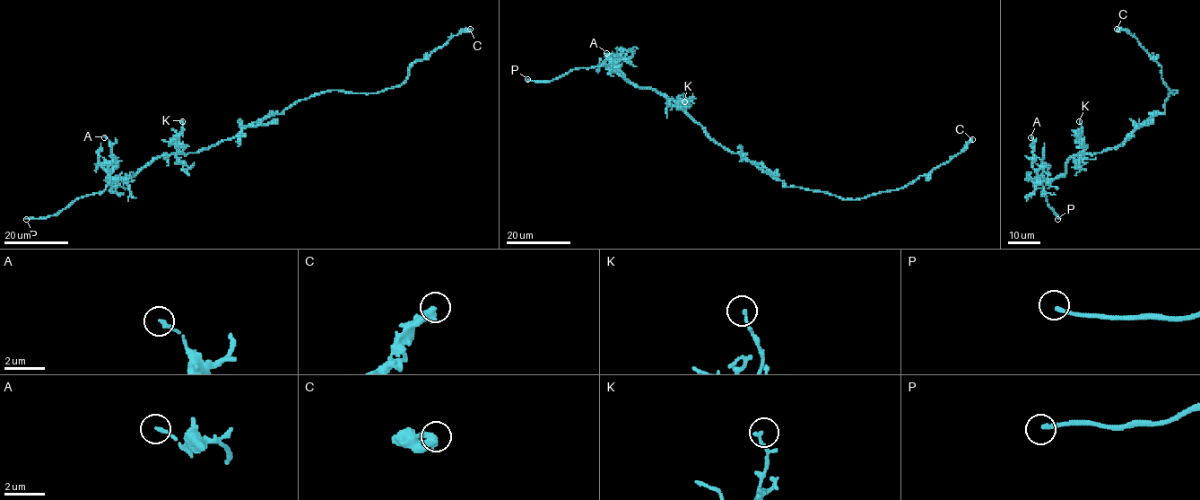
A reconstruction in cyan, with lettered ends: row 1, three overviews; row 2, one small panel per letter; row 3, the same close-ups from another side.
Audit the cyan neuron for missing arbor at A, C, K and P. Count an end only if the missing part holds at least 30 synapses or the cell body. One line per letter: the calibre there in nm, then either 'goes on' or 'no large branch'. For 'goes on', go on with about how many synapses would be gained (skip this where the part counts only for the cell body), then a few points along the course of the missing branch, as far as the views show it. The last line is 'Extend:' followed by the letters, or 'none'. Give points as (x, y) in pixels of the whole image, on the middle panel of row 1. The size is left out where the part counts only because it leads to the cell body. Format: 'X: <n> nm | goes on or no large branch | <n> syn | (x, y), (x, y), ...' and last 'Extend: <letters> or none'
A: 160 nm | no large branch
C: 400 nm | no large branch
K: 160 nm | no large branch
P: 200 nm | goes on
Extend: P

